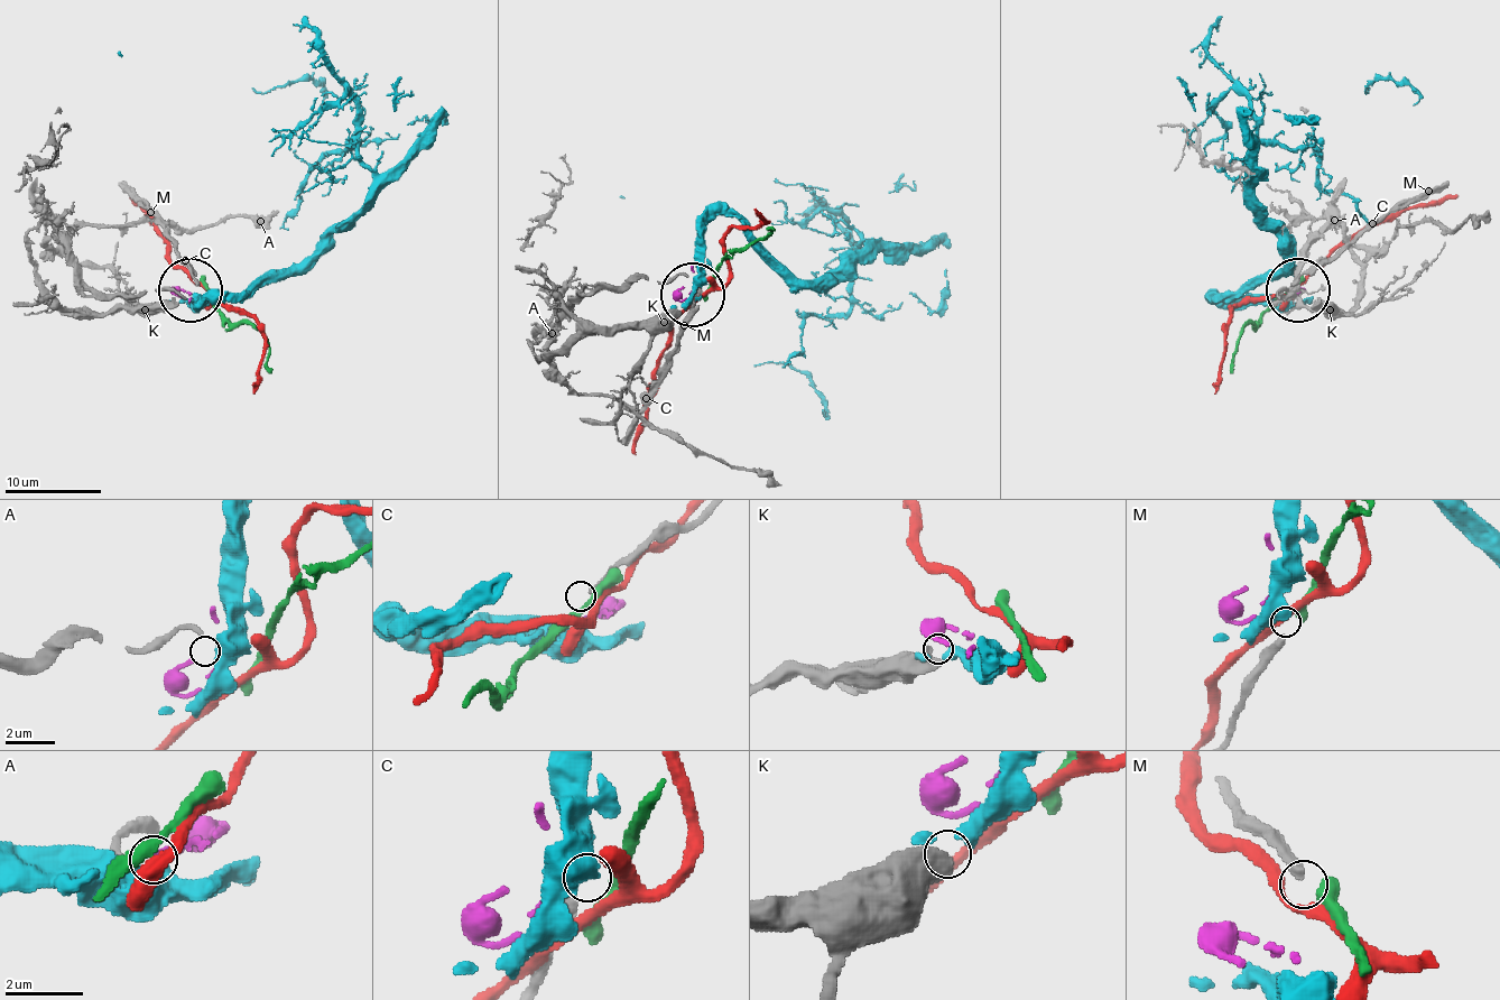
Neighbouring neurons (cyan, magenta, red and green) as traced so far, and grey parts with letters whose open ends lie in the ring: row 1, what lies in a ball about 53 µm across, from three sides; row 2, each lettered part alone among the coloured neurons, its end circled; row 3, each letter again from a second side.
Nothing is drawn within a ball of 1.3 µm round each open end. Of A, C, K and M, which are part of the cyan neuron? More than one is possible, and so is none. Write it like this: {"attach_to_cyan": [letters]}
{"attach_to_cyan": ["K"]}

